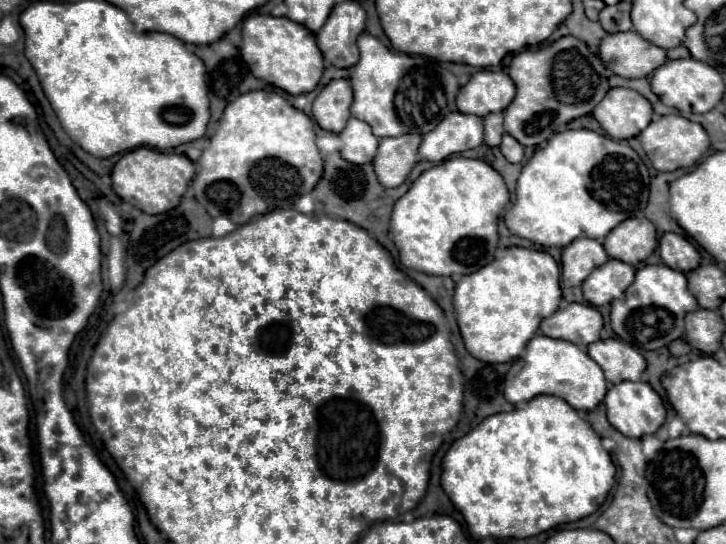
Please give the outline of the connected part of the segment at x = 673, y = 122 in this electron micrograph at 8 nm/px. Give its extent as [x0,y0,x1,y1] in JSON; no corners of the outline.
[639,114,709,172]

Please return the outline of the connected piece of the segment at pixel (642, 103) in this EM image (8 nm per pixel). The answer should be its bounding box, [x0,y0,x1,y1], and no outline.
[593,88,653,140]

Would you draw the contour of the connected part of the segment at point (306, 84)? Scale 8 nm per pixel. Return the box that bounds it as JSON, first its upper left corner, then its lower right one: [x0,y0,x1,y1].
[241,14,323,94]

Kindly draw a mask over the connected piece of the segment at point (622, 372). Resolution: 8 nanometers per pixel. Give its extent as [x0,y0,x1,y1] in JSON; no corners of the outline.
[589,338,647,384]

